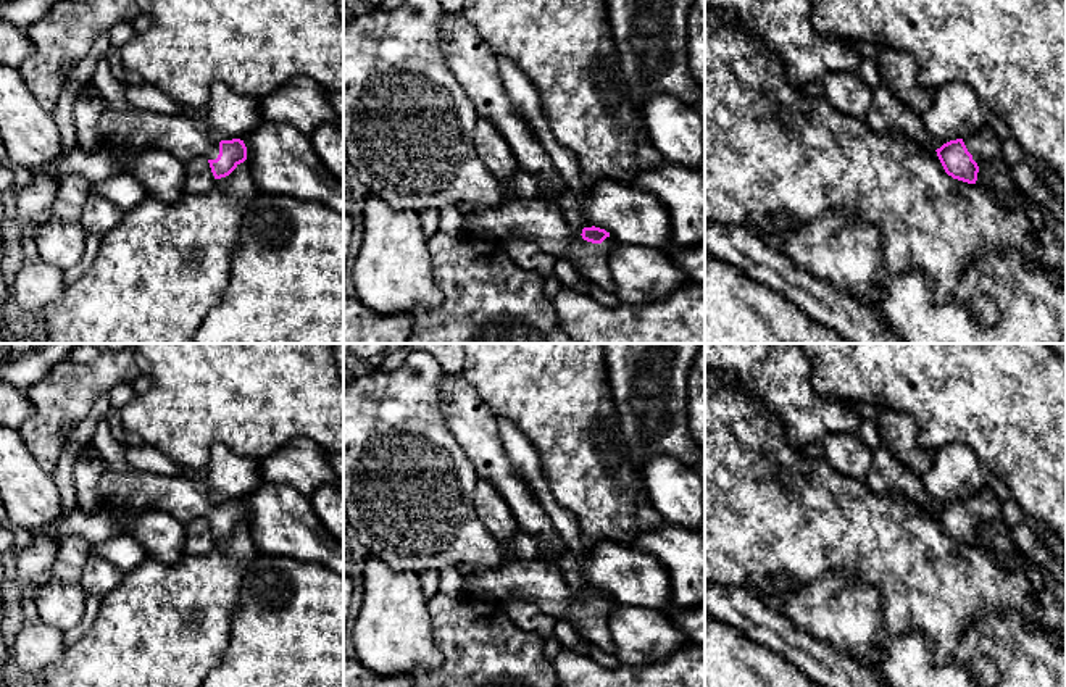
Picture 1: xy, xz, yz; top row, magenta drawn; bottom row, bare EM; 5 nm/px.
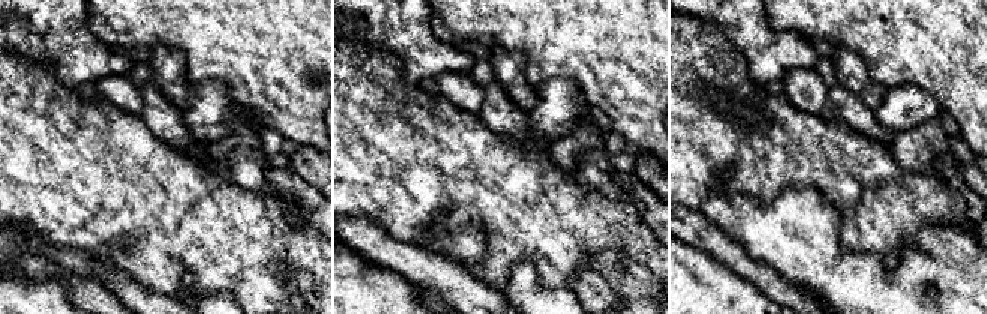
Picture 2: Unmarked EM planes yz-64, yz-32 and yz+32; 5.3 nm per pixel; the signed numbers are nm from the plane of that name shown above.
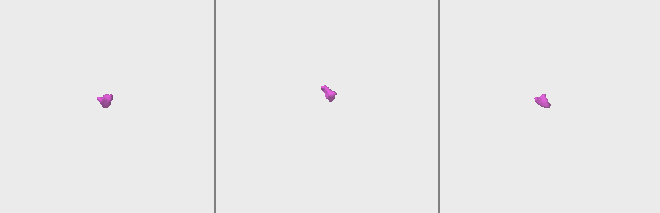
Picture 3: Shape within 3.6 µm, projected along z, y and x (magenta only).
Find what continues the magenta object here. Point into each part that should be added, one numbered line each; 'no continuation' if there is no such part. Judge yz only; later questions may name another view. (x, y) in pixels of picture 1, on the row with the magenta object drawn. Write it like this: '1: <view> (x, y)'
1: yz (982, 144)

